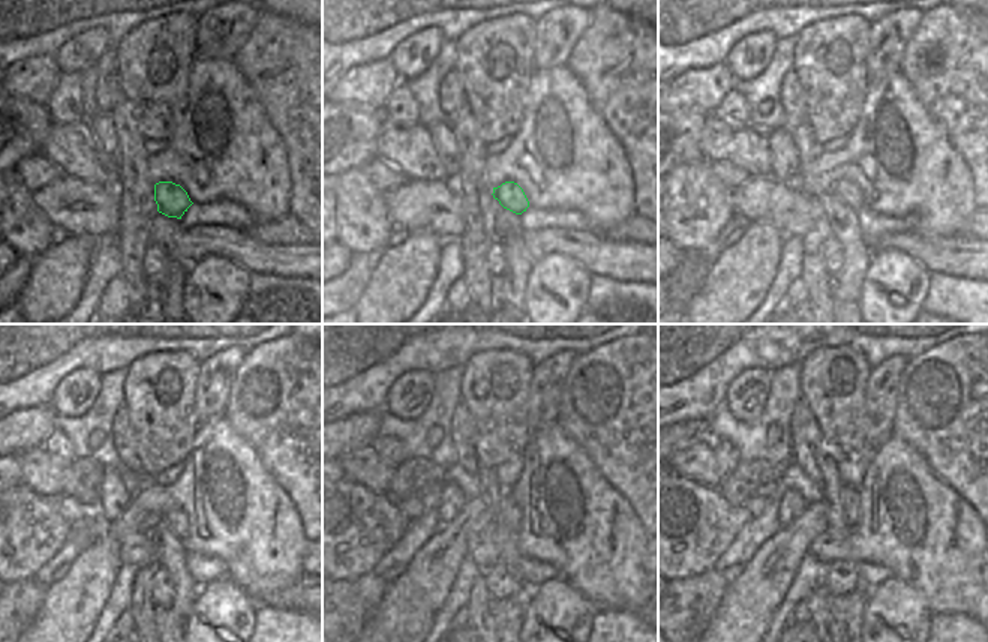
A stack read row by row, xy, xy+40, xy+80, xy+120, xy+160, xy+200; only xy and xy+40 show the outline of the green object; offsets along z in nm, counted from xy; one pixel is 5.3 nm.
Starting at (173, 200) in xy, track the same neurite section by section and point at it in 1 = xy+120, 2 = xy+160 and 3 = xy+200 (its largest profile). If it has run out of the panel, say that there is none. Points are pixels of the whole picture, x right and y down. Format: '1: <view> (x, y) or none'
1: xy+120 (177, 521)
2: xy+160 (511, 515)
3: xy+200 (849, 497)

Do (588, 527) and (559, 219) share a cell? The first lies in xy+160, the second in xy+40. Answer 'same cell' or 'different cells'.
different cells

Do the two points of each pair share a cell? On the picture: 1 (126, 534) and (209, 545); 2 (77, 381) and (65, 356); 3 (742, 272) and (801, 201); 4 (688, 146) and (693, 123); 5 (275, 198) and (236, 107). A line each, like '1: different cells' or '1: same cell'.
1: same cell
2: different cells
3: same cell
4: same cell
5: same cell

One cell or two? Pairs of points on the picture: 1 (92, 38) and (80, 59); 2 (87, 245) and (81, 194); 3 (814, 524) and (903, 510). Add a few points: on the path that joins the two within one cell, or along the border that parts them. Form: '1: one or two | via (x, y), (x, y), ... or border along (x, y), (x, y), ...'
1: one | via (92, 42), (80, 54)
2: one | via (84, 233), (84, 212), (81, 206)
3: one | via (829, 546), (859, 546), (879, 534)

